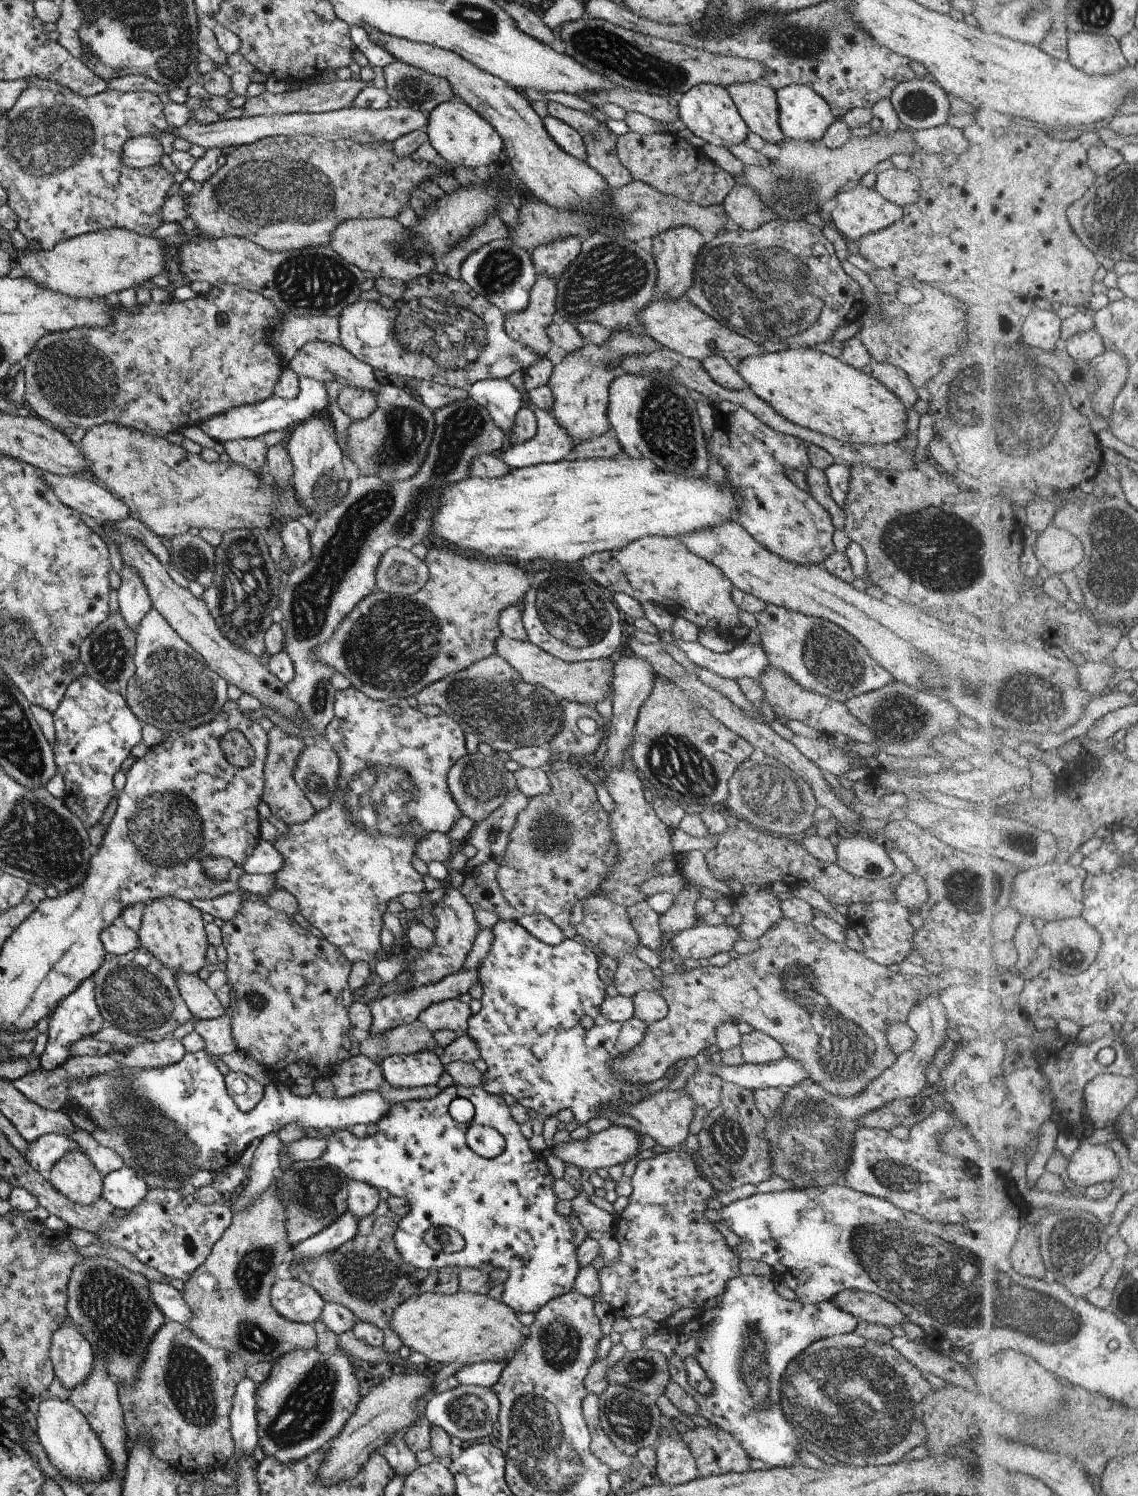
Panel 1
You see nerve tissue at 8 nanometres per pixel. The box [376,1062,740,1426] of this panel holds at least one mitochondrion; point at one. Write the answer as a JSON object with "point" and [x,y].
{"point":[561,1342]}

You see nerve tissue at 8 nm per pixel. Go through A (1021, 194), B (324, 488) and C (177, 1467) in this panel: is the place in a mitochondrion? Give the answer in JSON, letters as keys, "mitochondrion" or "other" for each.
{"A":"mitochondrion","B":"mitochondrion","C":"other"}

